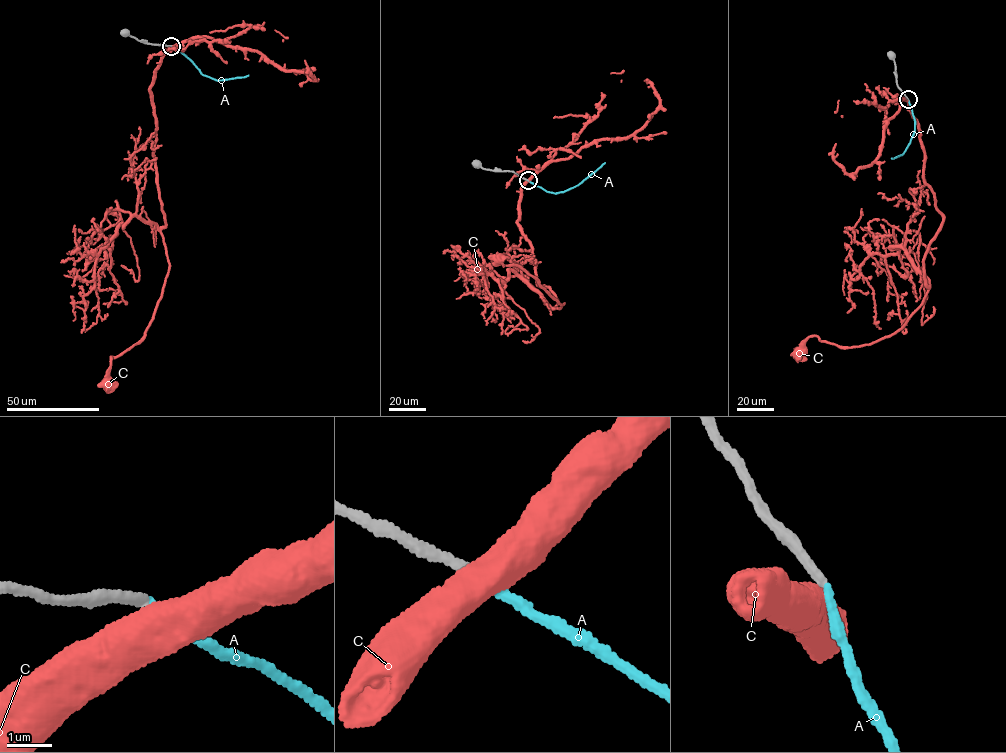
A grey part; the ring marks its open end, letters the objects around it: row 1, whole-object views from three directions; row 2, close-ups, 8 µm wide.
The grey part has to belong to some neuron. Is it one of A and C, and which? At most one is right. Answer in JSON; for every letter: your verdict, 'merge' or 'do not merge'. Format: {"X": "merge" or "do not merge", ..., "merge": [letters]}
{"A": "merge", "C": "do not merge", "merge": ["A"]}

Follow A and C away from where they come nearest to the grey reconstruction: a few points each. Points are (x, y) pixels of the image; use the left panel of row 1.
A: (171, 46), (203, 75), (216, 80), (248, 75)
C: (171, 46), (150, 89), (165, 227), (161, 234), (169, 268), (145, 334), (111, 356), (108, 382)

